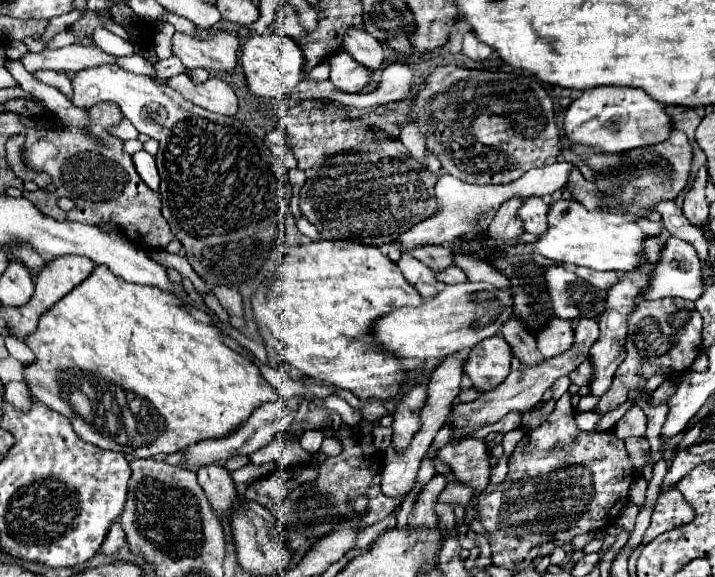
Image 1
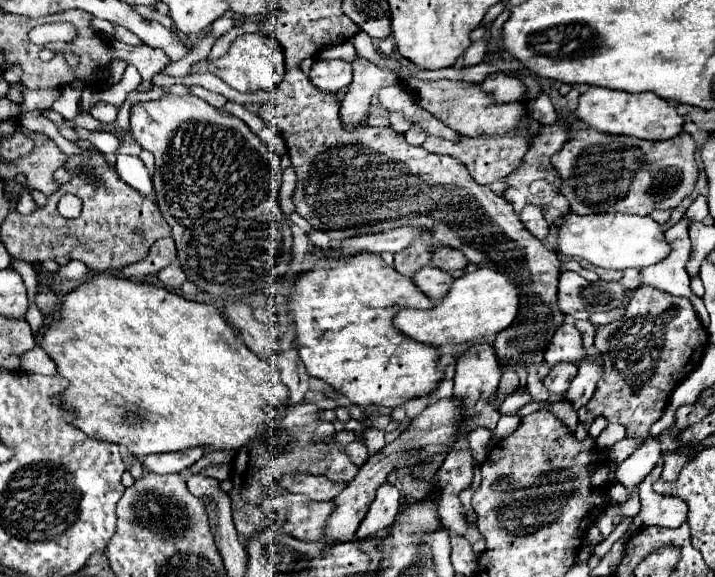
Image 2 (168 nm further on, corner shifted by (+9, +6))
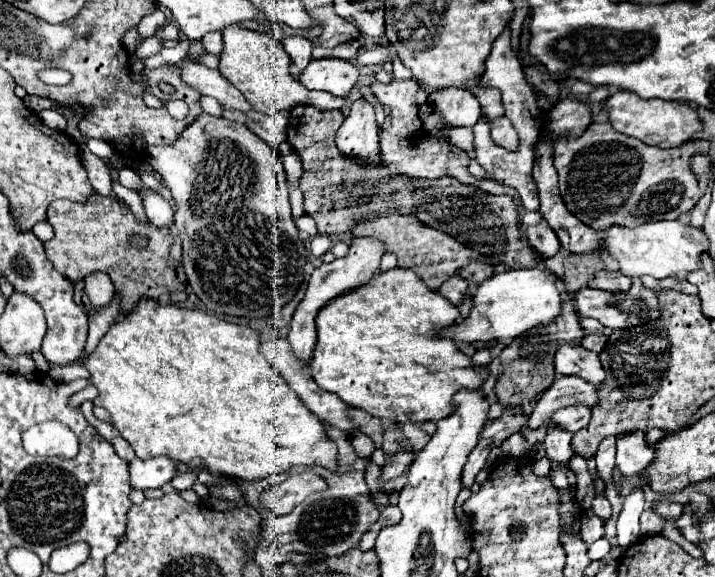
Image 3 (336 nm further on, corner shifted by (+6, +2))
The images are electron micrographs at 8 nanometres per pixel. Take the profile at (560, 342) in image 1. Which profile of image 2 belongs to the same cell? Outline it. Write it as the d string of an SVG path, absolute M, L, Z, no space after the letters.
M563 324L555 332L555 336L553 336L553 340L551 340L551 344L549 344L547 352L545 352L545 362L551 364L551 366L559 364L559 362L579 364L579 362L583 362L587 358L591 358L591 356L583 350L581 336L579 336L577 328L571 326L571 324Z

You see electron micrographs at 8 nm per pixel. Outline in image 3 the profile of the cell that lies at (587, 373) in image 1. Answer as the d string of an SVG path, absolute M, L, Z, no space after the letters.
M560 376L546 392L542 392L542 398L536 402L534 412L528 420L528 426L536 430L560 408L566 408L572 404L594 406L596 402L598 402L598 396L590 382L580 380L578 376Z

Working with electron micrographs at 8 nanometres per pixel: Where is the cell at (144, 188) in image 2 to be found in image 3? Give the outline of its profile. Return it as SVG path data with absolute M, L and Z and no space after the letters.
M138 188L136 192L138 192L138 196L144 204L146 216L152 224L156 224L156 226L170 226L172 224L174 208L168 200L164 200L156 190L150 190L150 188Z

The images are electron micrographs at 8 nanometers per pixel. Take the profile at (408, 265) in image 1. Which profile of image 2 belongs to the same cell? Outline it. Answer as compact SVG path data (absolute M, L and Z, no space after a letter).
M425 266L421 268L415 276L413 276L413 282L435 302L439 302L451 288L451 282L453 282L453 276L439 270L439 268L433 268L433 266Z

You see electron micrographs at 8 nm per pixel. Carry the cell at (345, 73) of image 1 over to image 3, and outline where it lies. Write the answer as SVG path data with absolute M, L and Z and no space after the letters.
M324 58L324 60L312 60L300 72L298 80L308 90L324 90L334 96L346 98L350 94L350 90L354 88L358 76L360 76L360 72L352 62Z

